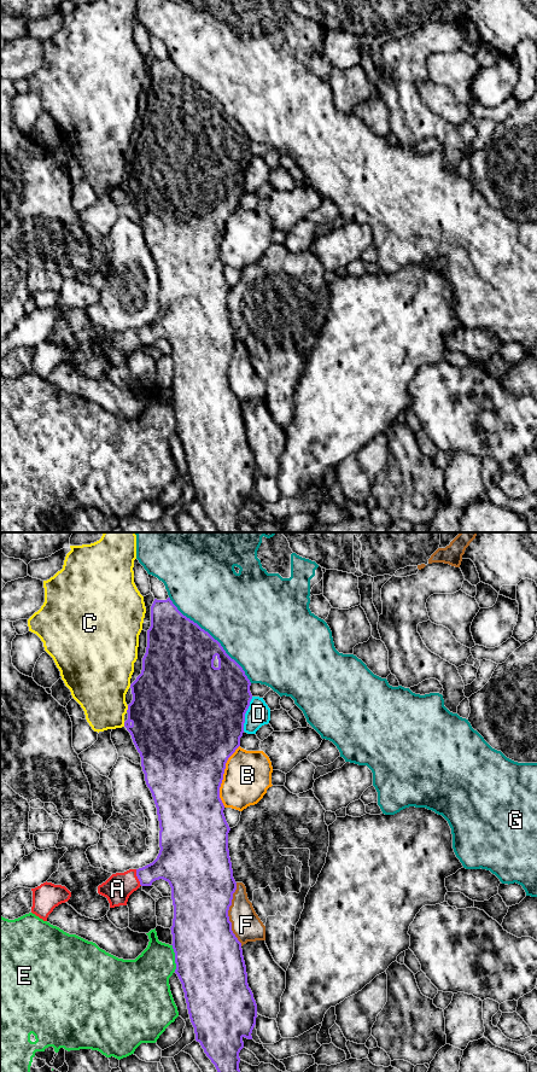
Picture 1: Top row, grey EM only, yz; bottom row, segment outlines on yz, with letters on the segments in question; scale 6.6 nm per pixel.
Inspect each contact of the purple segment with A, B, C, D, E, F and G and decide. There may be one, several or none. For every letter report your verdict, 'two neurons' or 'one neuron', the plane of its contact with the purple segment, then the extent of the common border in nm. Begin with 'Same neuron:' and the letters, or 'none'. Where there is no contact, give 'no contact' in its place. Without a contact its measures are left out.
Same neuron: A
A: one neuron | yz | 120 nm
B: two neurons | yz | 420 nm
C: two neurons | yz | 50 nm
D: two neurons | yz | 240 nm
E: two neurons | yz | 190 nm
F: two neurons | yz | 420 nm
G: two neurons | yz | 800 nm

